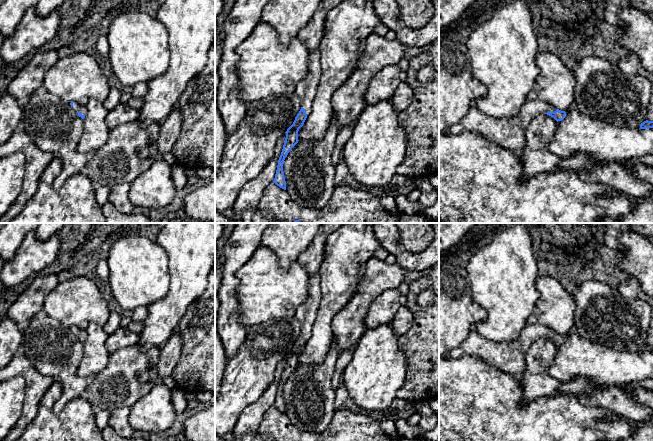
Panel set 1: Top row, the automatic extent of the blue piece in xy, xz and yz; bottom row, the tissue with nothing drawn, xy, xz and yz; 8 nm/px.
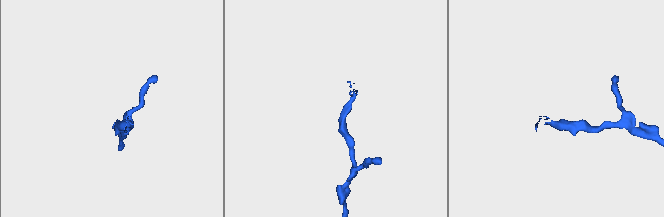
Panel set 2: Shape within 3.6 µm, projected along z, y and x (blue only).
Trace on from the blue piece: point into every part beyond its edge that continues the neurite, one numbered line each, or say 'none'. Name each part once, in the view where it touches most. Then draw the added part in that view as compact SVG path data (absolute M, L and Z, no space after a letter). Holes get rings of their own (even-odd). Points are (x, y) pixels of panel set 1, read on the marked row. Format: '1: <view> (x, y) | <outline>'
1: yz (509, 133) | M536 99L527 101L515 117L495 118L483 114L474 101L469 112L450 128L450 134L474 131L504 148L519 152L525 146L525 130L531 120L538 114L555 112L556 109L553 105Z

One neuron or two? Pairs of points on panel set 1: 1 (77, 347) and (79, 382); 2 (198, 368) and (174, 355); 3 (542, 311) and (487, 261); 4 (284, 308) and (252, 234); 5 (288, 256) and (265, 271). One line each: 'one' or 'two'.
1: one
2: two
3: two
4: two
5: two

